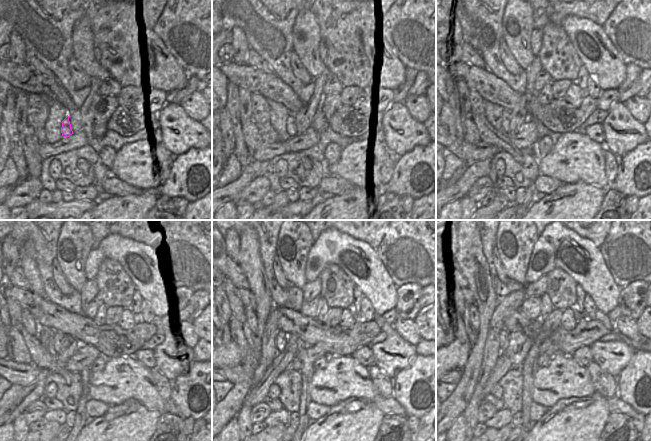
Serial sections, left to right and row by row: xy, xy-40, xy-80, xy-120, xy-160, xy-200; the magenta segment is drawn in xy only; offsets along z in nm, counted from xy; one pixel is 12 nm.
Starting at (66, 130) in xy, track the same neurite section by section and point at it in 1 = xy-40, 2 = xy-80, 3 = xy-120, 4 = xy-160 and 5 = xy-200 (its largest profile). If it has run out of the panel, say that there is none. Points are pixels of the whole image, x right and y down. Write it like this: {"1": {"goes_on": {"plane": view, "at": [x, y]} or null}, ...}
{"1": {"goes_on": {"plane": "xy-40", "at": [291, 129]}}, "2": {"goes_on": {"plane": "xy-80", "at": [509, 121]}}, "3": {"goes_on": {"plane": "xy-120", "at": [61, 341]}}, "4": {"goes_on": {"plane": "xy-160", "at": [281, 339]}}, "5": {"goes_on": {"plane": "xy-200", "at": [504, 336]}}}

